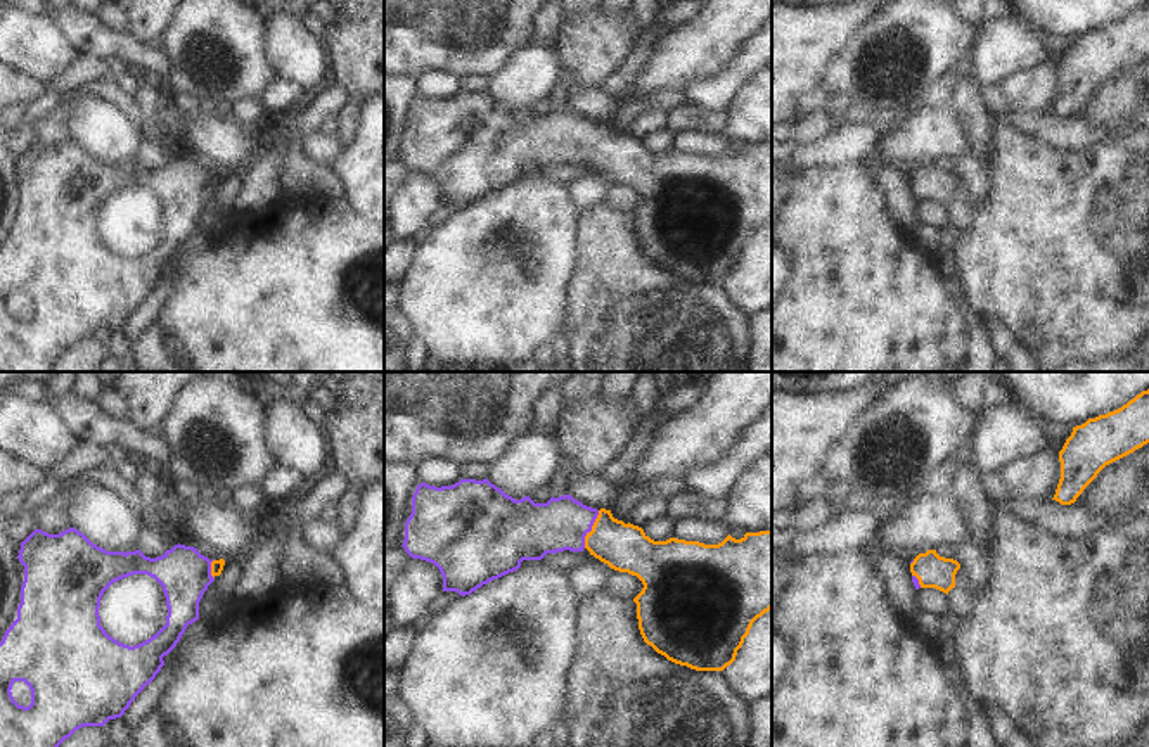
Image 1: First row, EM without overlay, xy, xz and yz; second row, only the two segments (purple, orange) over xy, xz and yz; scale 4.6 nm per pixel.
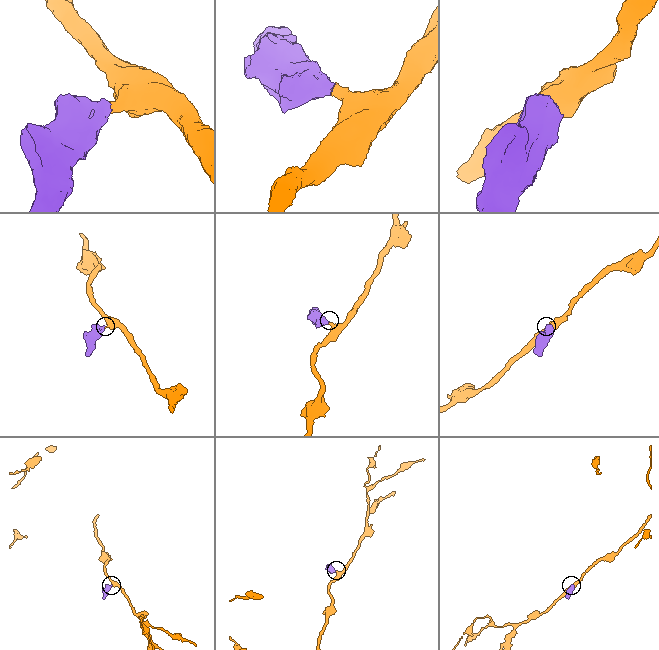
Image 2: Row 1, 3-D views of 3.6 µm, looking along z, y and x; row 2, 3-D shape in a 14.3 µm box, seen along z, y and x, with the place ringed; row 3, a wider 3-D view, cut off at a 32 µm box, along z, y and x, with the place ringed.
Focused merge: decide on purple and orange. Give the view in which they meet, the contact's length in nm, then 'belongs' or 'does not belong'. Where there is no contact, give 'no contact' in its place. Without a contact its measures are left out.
meets purple in xz; contact 190 nm long; belongs

